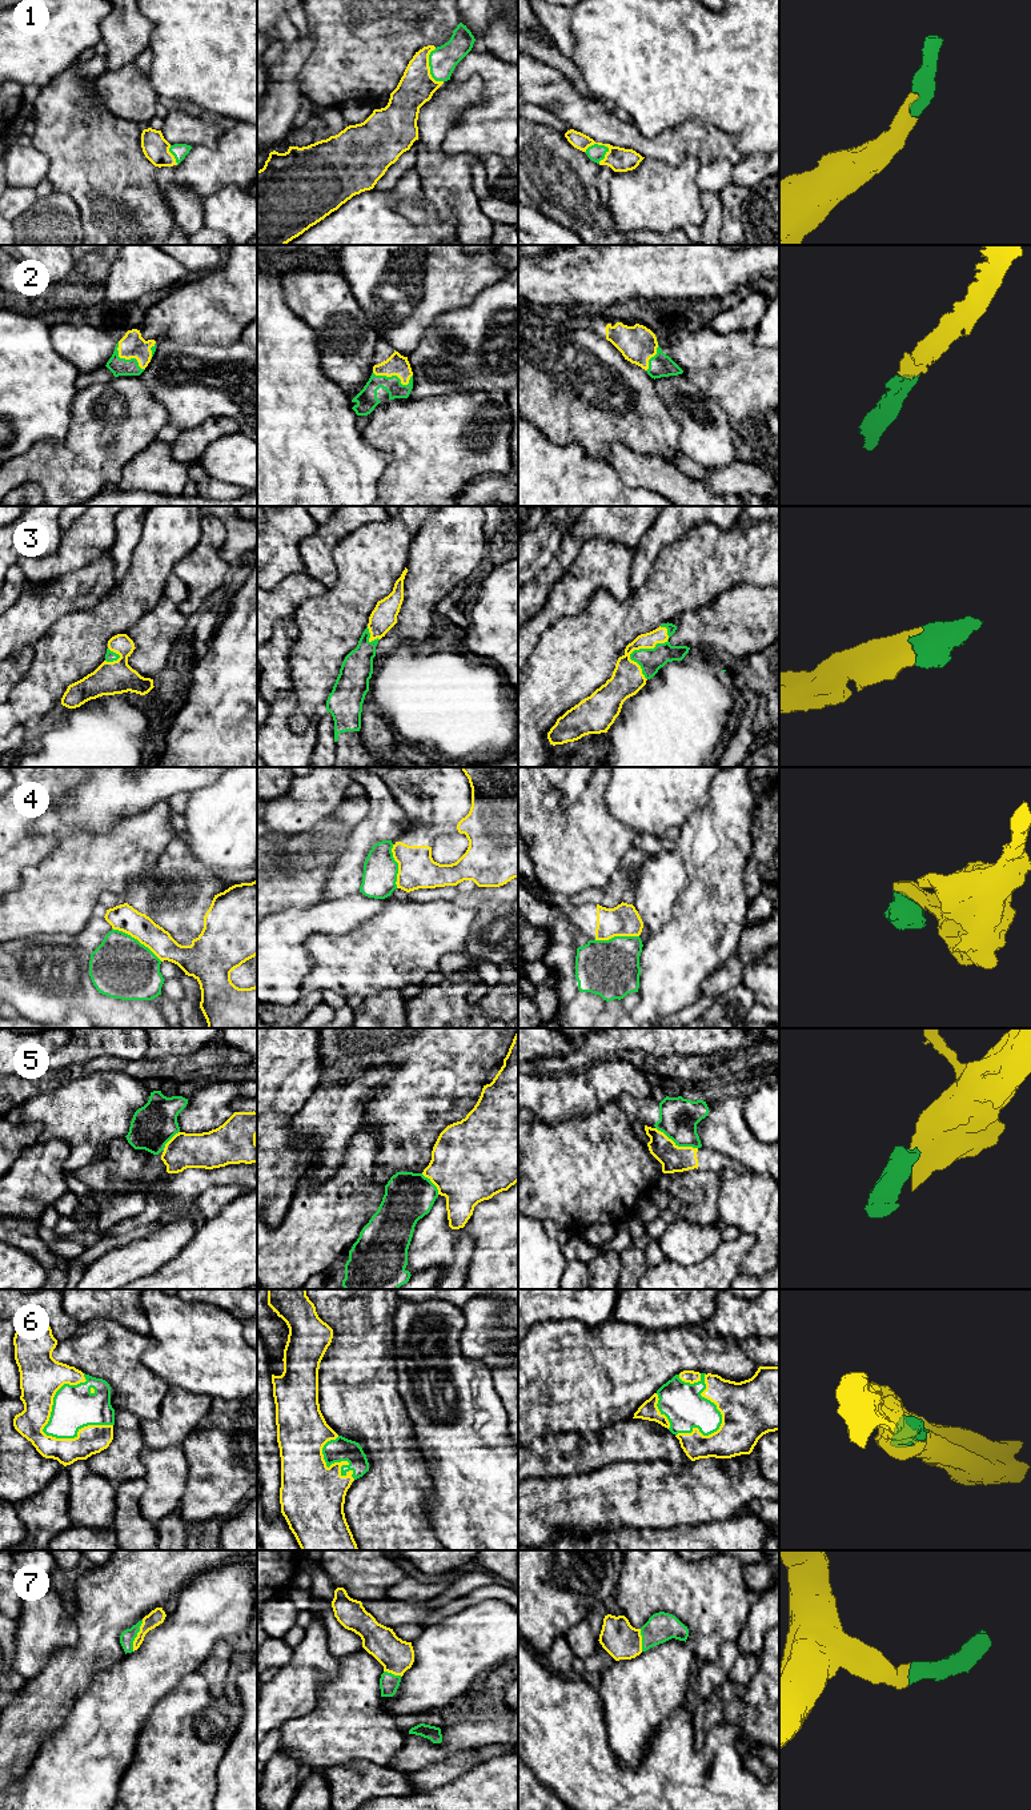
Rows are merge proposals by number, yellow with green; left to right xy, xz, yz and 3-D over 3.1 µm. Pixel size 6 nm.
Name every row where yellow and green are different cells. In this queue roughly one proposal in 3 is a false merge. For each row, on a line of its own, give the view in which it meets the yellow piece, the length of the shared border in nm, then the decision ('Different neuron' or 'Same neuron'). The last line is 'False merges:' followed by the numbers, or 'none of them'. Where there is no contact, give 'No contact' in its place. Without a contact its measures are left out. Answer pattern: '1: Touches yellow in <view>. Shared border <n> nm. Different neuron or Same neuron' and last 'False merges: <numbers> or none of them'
1: Touches yellow in yz. Shared border 150 nm. Same neuron
2: Touches yellow in xz. Shared border 240 nm. Same neuron
3: Touches yellow in yz. Shared border 340 nm. Same neuron
4: Touches yellow in xy. Shared border 360 nm. Same neuron
5: Touches yellow in yz. Shared border 280 nm. Different neuron
6: Touches yellow in xy. Shared border 440 nm. Same neuron
7: Touches yellow in xy. Shared border 200 nm. Same neuron
False merges: 5

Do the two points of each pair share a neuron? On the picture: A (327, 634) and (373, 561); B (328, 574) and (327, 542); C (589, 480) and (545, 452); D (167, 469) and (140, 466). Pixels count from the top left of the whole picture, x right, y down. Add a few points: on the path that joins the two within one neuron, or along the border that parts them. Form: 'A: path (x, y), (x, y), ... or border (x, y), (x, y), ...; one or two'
A: path (341, 615), (364, 580); one
B: path (325, 566), (325, 550); one
C: path (578, 480), (573, 480), (556, 462); one
D: path (160, 469), (147, 469); one

